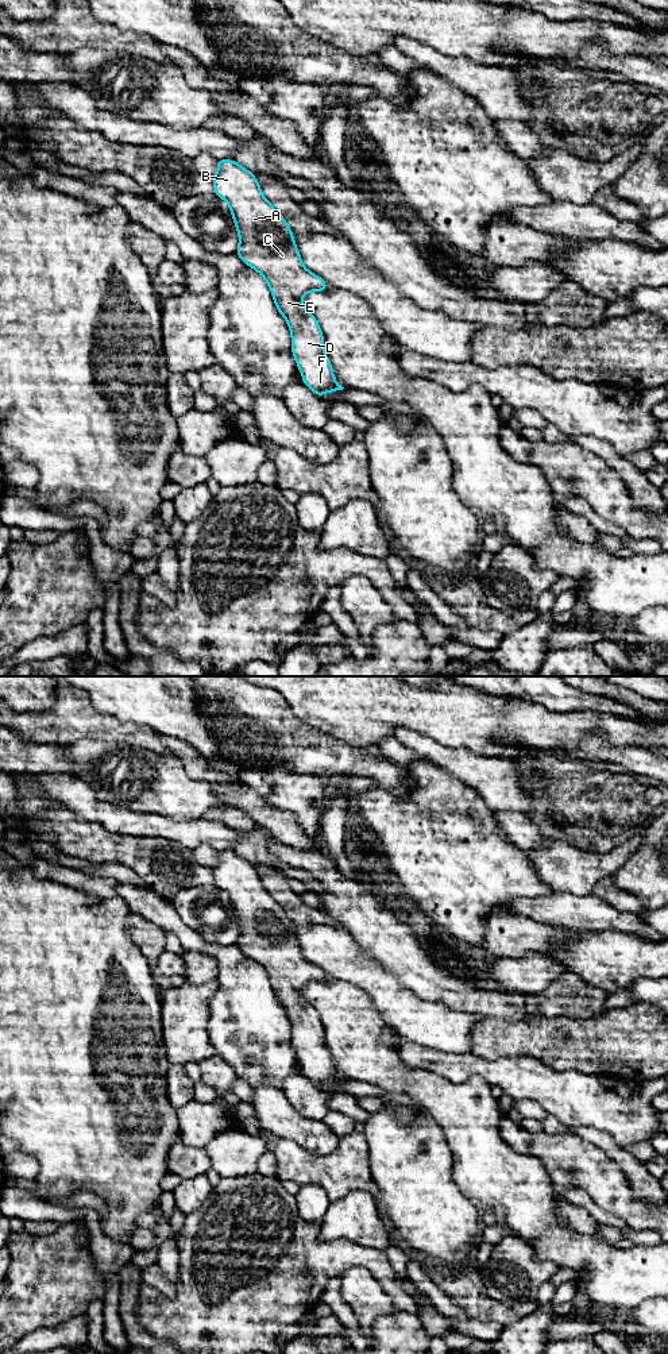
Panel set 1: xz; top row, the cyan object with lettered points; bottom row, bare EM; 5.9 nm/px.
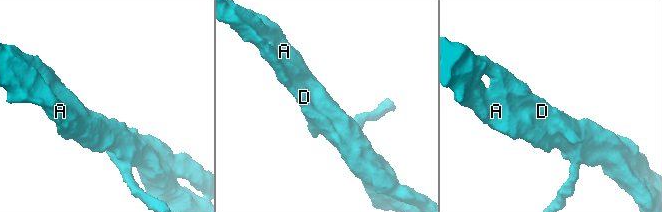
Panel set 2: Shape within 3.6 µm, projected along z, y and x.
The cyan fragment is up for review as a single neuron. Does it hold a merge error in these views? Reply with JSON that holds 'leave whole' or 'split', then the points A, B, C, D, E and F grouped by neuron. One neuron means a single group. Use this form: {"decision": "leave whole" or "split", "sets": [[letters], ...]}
{"decision": "leave whole", "sets": [["A", "B", "C", "D", "E", "F"]]}

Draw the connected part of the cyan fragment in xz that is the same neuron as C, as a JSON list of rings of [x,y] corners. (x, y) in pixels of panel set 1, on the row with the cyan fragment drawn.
[[[217,159],[212,182],[215,194],[229,205],[239,234],[235,254],[266,279],[277,310],[289,325],[302,383],[318,397],[343,390],[325,355],[318,321],[301,304],[306,293],[329,289],[327,282],[302,265],[293,231],[265,198],[250,170],[232,159]]]

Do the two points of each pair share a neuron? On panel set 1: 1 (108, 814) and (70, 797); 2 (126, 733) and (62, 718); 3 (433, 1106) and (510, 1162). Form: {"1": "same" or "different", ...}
{"1": "same", "2": "same", "3": "same"}

